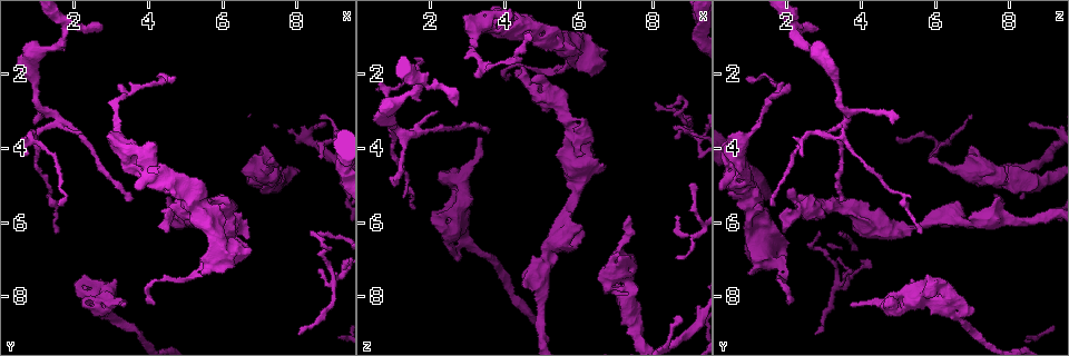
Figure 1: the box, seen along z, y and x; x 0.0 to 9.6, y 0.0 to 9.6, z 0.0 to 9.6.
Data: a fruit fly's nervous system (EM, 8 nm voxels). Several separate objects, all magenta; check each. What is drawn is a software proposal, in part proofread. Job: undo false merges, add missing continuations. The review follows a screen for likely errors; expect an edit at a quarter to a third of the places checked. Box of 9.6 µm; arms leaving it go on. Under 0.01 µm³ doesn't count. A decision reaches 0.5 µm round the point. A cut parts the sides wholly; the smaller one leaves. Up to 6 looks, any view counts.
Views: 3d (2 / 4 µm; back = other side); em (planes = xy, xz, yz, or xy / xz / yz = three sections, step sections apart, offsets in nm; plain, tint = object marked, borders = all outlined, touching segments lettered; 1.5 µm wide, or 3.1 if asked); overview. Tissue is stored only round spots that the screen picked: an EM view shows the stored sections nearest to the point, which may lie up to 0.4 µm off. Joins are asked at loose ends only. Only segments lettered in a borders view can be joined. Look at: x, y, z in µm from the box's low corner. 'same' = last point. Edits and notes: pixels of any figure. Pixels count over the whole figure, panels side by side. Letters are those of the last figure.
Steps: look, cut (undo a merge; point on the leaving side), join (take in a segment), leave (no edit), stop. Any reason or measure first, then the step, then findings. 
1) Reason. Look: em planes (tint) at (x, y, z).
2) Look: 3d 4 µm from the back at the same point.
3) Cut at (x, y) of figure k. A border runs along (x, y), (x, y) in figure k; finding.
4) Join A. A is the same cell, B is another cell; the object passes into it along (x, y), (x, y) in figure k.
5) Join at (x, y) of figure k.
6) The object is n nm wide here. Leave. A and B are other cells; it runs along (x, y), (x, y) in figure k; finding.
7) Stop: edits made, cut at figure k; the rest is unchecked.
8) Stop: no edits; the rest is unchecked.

Free end. Look: em planes (borders) at (5.40, 7.35, 0.90).

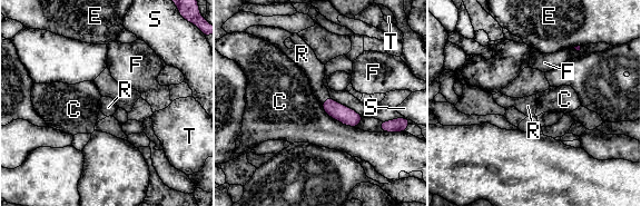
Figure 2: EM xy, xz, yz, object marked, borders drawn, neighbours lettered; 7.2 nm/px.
Join R. R is the same cell, C, E, F, S and T are other cells; it goes on there.

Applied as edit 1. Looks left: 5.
Look: overview.

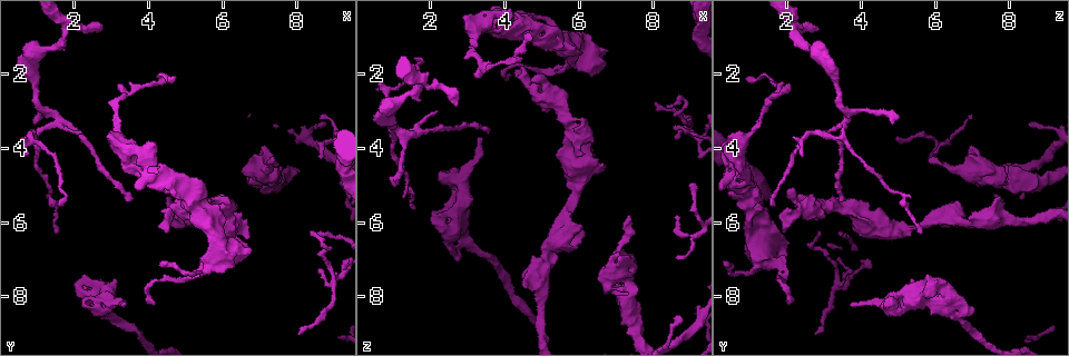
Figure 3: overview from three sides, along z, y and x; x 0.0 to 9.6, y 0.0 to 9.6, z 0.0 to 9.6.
Tapers out. Look: em xz step 4 (tint) at (3.50, 5.45, 3.55).

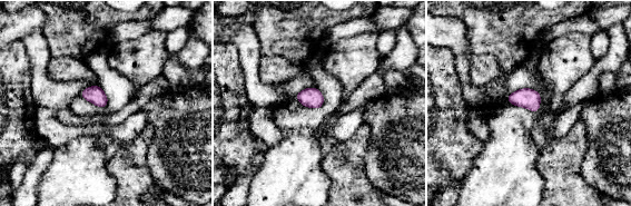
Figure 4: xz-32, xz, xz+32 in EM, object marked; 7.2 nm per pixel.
Cut it another way. Look: em planes (borders) at the same point.

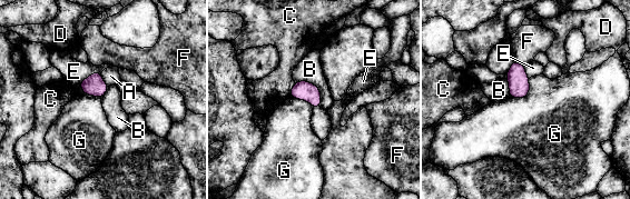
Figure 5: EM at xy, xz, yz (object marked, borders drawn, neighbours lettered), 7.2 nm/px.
Leave. A, B, C, D, E, F and G are other cells; a border runs along (530, 78), (529, 92), (511, 98) in figure 5; none of them fits.

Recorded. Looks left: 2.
Tapers out. Look: 3d 2 µm at (2.25, 3.60, 3.05).

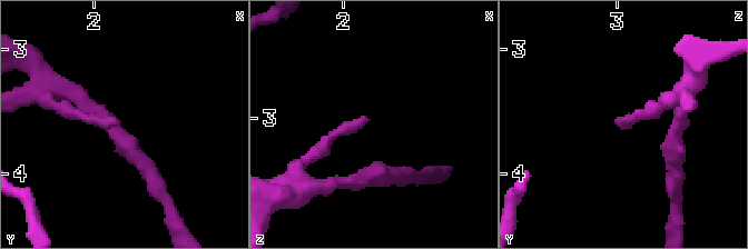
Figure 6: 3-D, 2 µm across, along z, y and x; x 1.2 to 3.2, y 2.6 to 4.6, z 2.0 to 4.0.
Need the tissue. Look: em planes (borders) at (2.18, 3.60, 3.00).

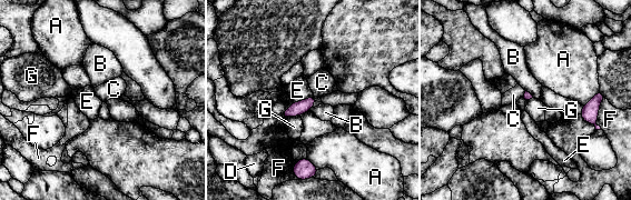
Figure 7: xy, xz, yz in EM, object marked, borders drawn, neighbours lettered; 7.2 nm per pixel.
Leave. A, B, C, D, E, F and G are other cells; a border runs along (299, 114), (288, 118) in figure 7; no lettered segment goes on from it.

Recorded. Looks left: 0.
Stop: edits made, join at figure 2; the rest is unchecked.

